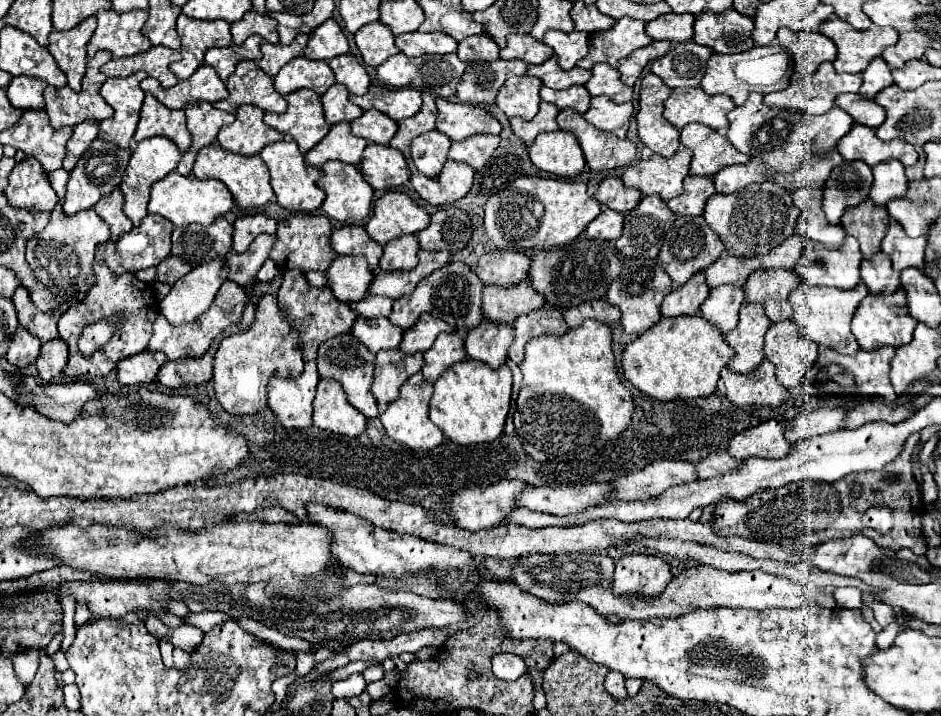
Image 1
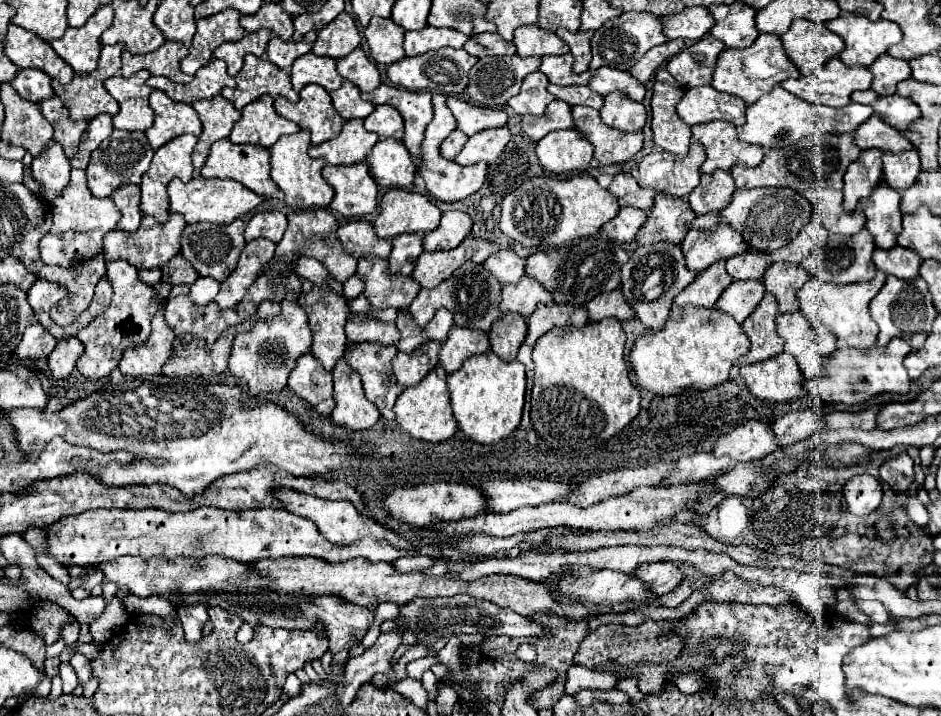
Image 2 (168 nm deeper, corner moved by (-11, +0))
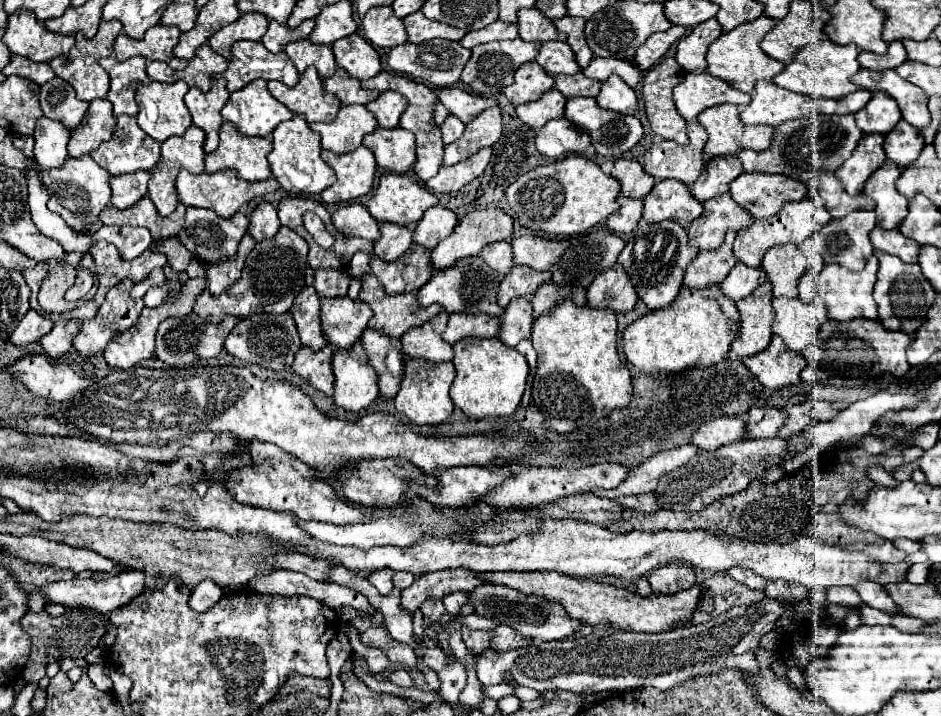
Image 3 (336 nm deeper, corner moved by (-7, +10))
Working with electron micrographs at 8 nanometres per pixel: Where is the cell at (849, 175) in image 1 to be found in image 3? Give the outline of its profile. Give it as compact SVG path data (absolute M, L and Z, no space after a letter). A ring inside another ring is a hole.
M865 134L853 156L835 172L847 194L861 194L867 178L885 162L887 156L883 154L883 138L883 134Z

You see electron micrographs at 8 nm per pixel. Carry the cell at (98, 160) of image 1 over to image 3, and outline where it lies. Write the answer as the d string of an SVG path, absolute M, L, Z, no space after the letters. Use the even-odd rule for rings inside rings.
M119 116L117 118L117 128L113 132L113 138L109 142L103 142L95 152L91 152L91 158L109 170L111 176L125 174L125 172L135 172L135 170L151 170L157 166L161 158L161 144L149 138L137 124L135 116Z

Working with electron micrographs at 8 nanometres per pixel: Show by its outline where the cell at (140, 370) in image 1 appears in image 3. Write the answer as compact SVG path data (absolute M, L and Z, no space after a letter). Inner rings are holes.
M203 276L203 278L189 278L187 282L185 282L183 294L177 298L177 302L167 302L167 304L159 306L159 308L145 308L145 310L141 312L139 320L137 320L129 330L117 334L117 336L105 346L103 356L105 356L107 364L113 366L113 368L123 368L123 370L127 370L127 368L137 366L141 360L151 358L153 352L155 352L155 332L157 332L157 326L159 326L165 318L169 318L169 316L189 314L189 312L193 310L195 298L201 294L203 288L207 288L207 280L205 280L205 276Z

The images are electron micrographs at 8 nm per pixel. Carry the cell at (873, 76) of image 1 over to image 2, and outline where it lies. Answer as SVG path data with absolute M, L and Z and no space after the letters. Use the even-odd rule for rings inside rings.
M889 54L877 58L875 64L871 66L871 72L873 72L873 84L871 84L871 88L879 96L891 96L891 94L895 94L895 86L901 80L907 80L911 76L909 62L893 58Z

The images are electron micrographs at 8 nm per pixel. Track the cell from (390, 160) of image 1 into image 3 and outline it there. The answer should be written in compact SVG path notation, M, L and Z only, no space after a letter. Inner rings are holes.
M377 128L363 138L363 144L373 150L379 170L403 174L415 162L415 136L409 130Z

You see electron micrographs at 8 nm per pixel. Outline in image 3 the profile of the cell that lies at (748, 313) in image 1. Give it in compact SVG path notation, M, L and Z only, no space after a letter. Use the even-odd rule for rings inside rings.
M763 282L755 292L737 302L739 308L739 332L731 348L739 358L755 356L763 352L771 342L773 326L773 306L771 306L771 282Z

